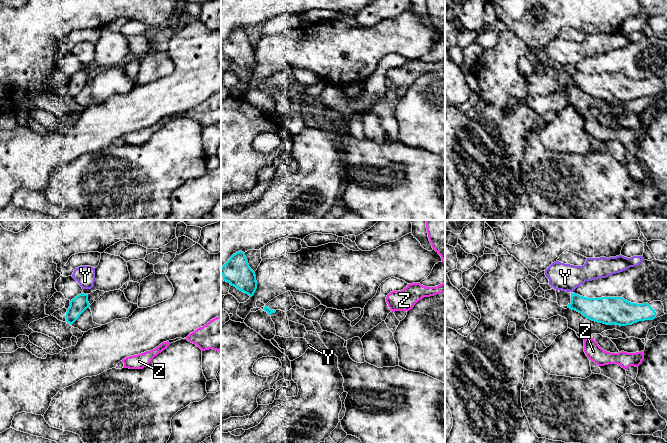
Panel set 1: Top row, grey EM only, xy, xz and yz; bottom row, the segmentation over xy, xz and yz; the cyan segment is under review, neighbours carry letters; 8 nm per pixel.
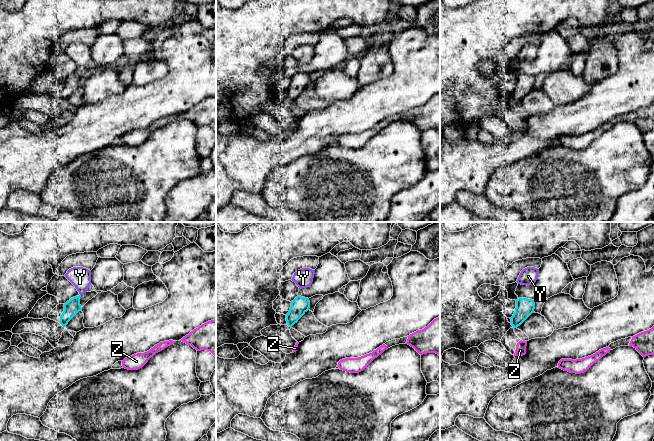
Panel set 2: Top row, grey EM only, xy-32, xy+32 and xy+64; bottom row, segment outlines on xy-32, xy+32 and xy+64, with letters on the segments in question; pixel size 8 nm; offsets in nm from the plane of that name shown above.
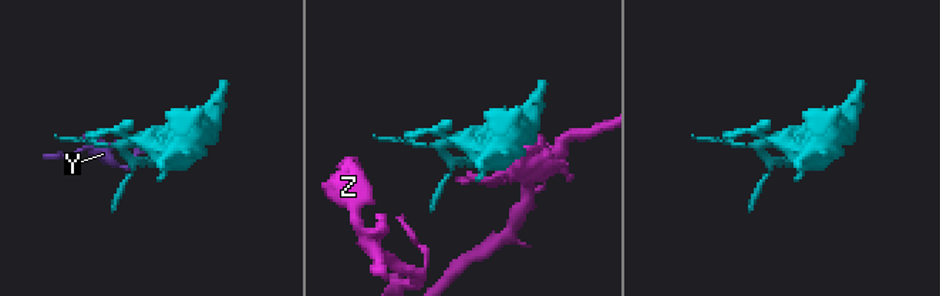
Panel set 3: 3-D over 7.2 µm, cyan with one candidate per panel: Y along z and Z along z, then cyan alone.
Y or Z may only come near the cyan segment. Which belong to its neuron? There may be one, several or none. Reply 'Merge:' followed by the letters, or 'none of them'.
Merge: none of them

